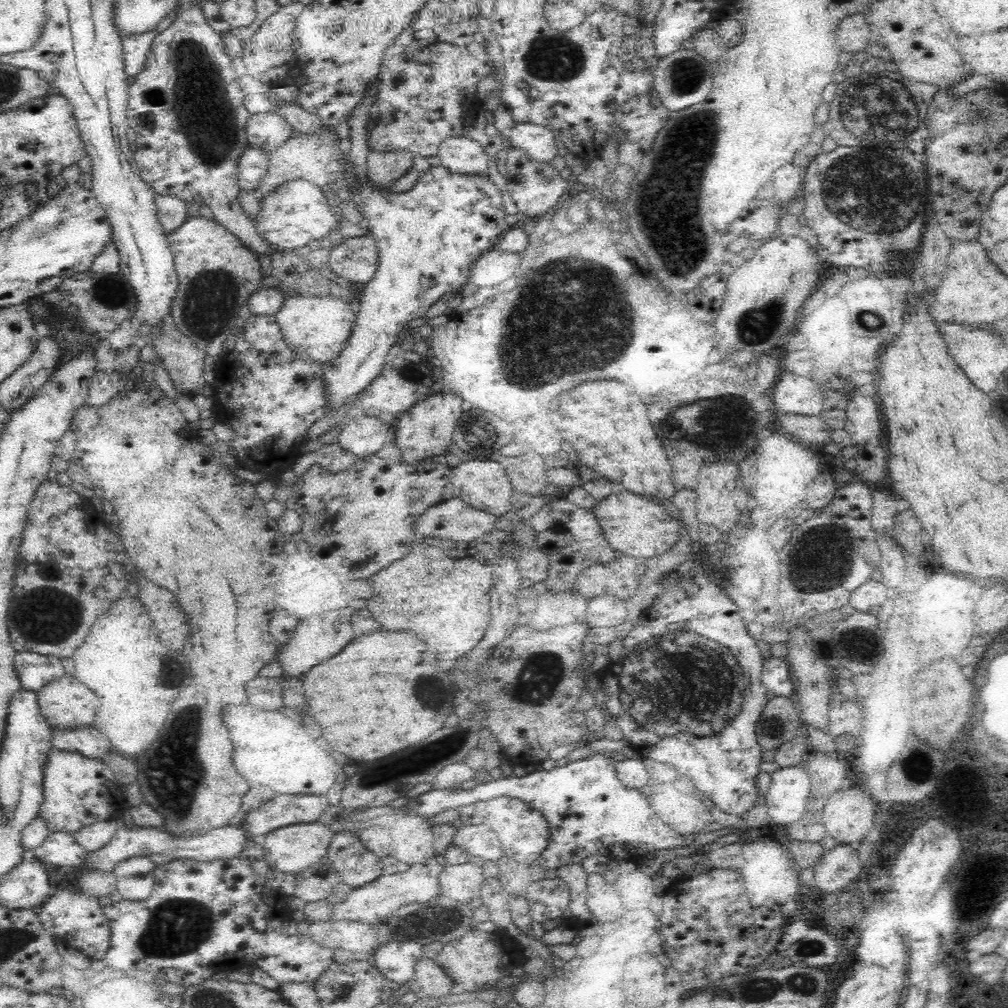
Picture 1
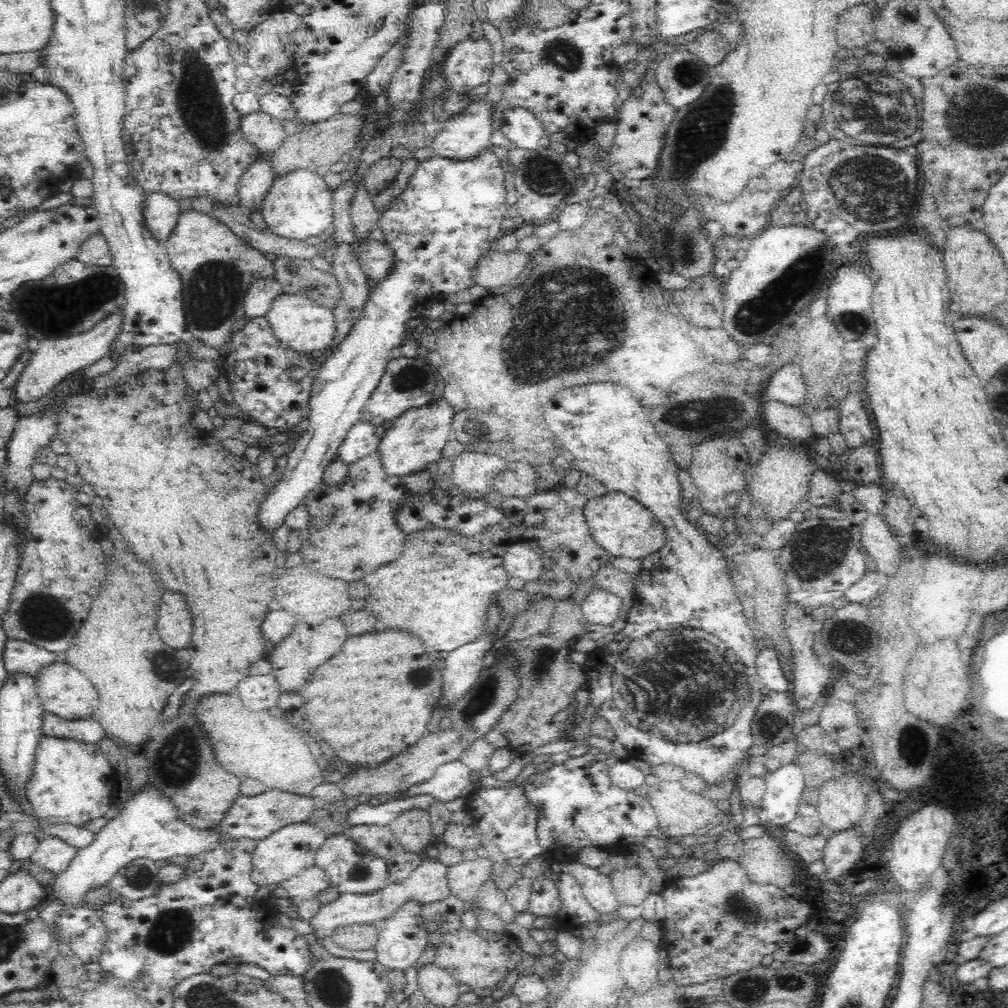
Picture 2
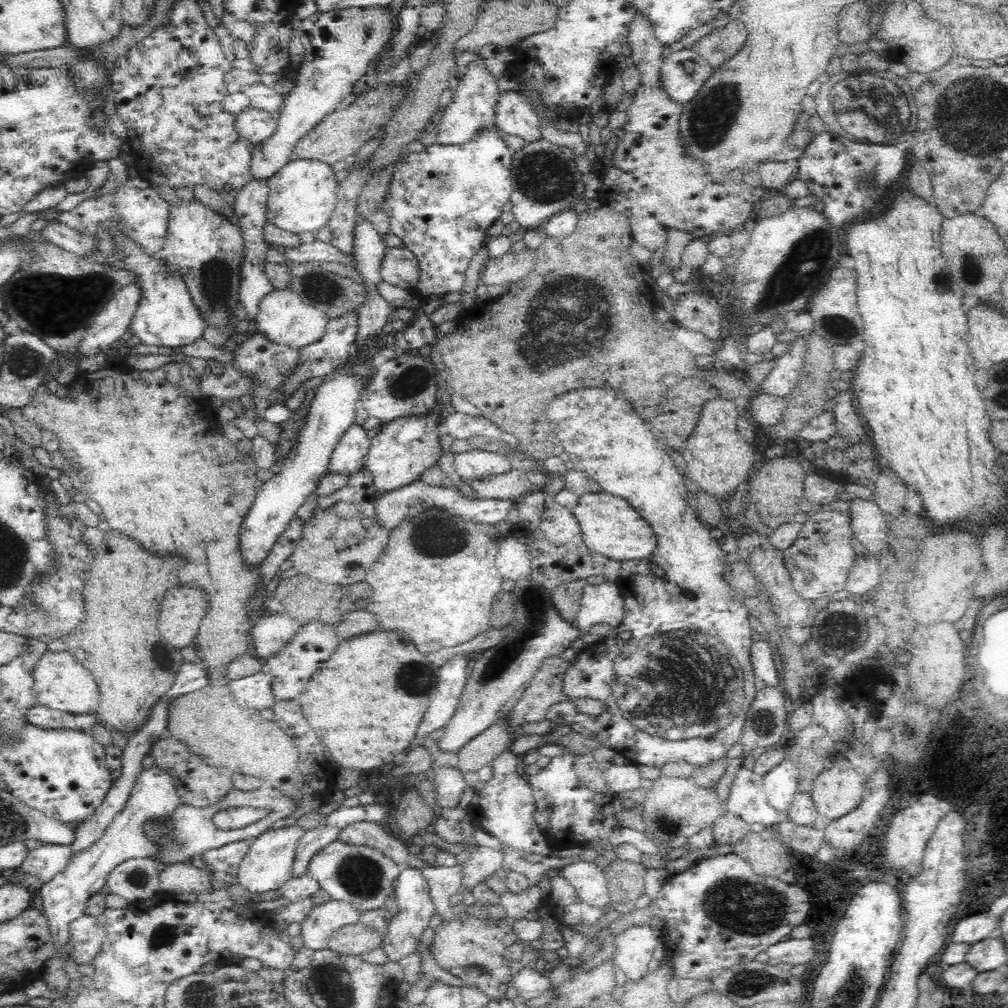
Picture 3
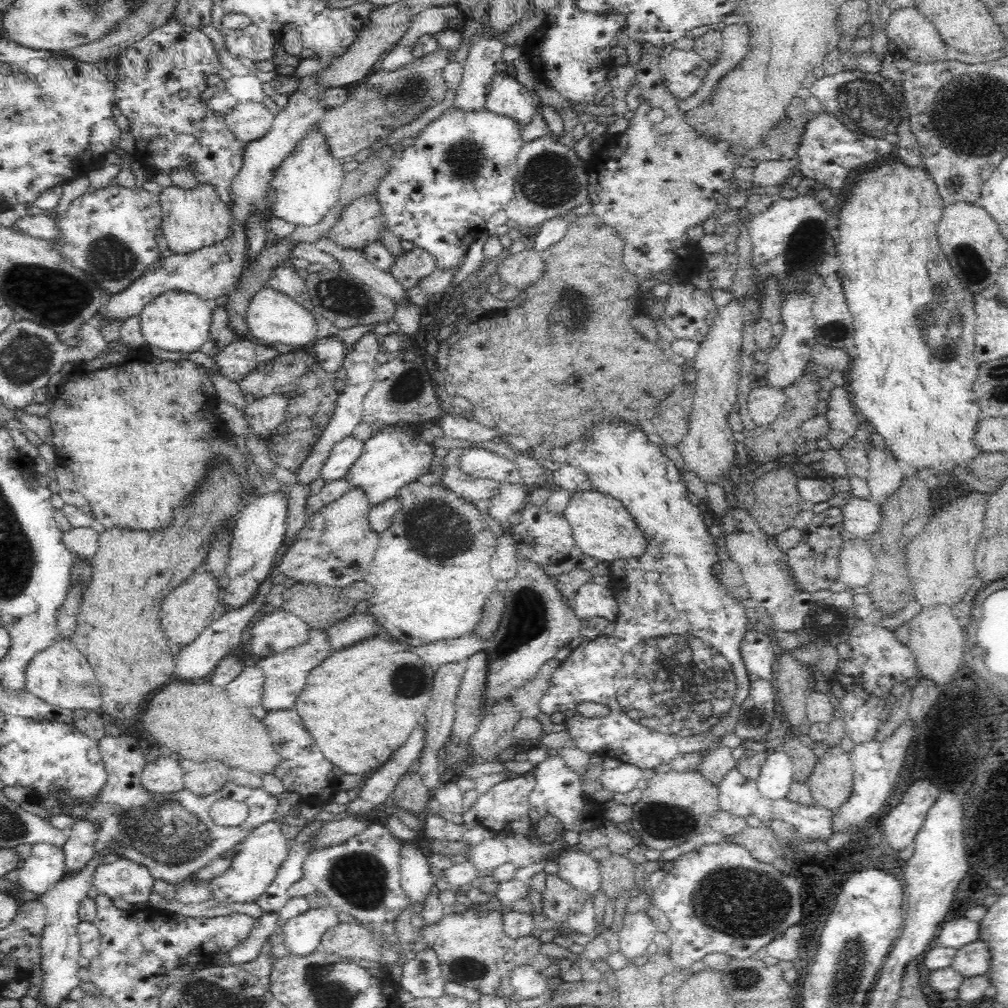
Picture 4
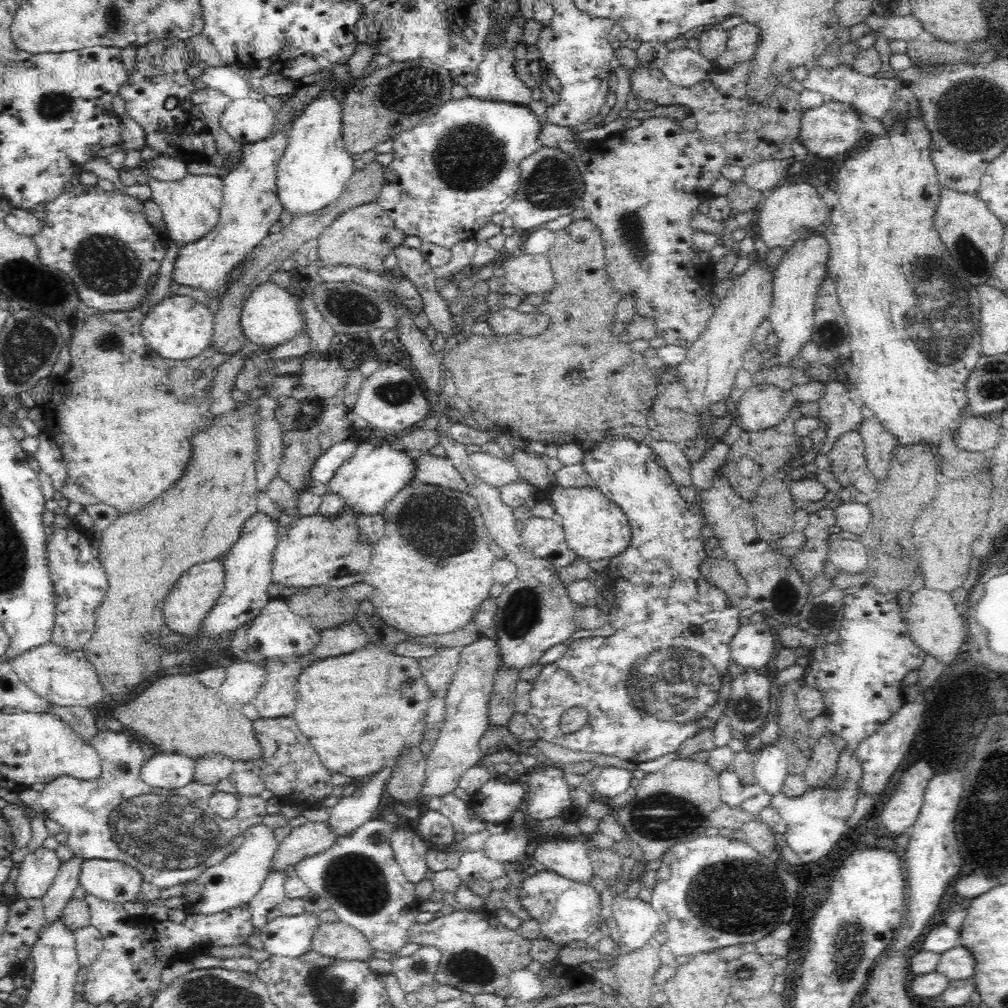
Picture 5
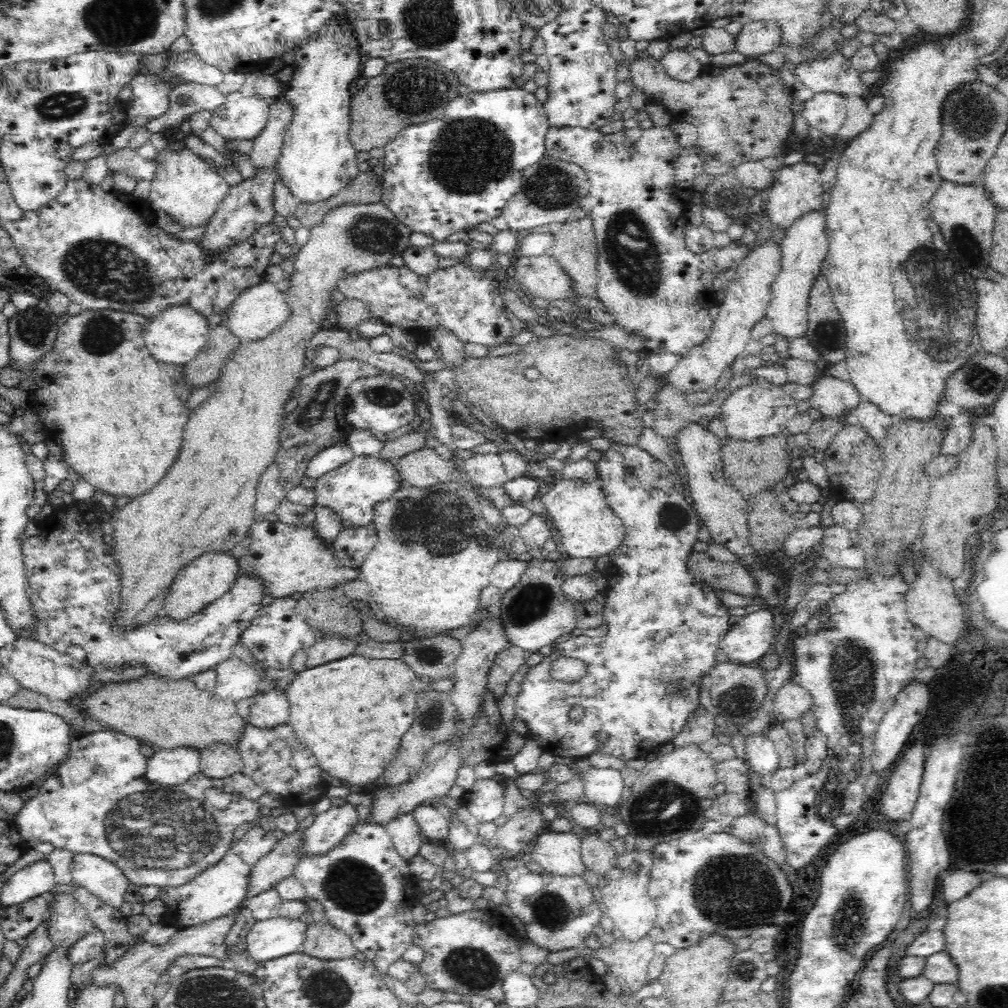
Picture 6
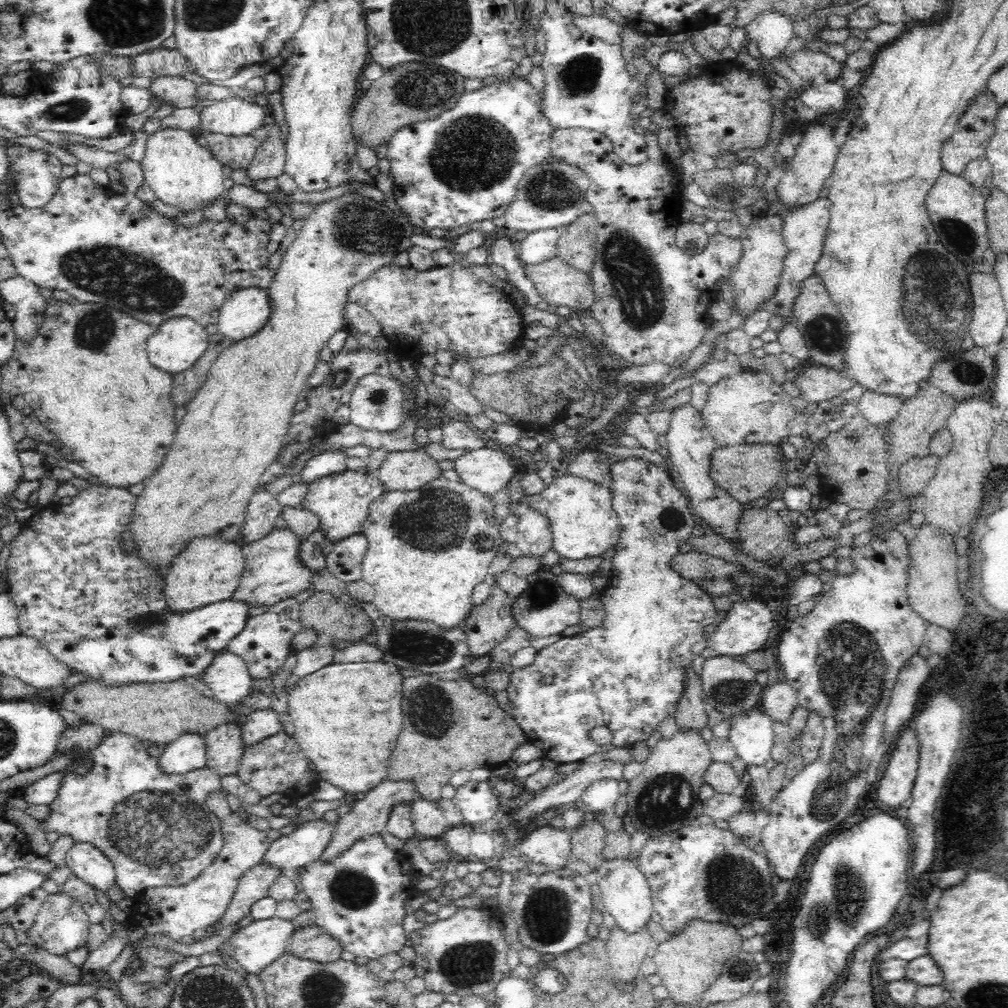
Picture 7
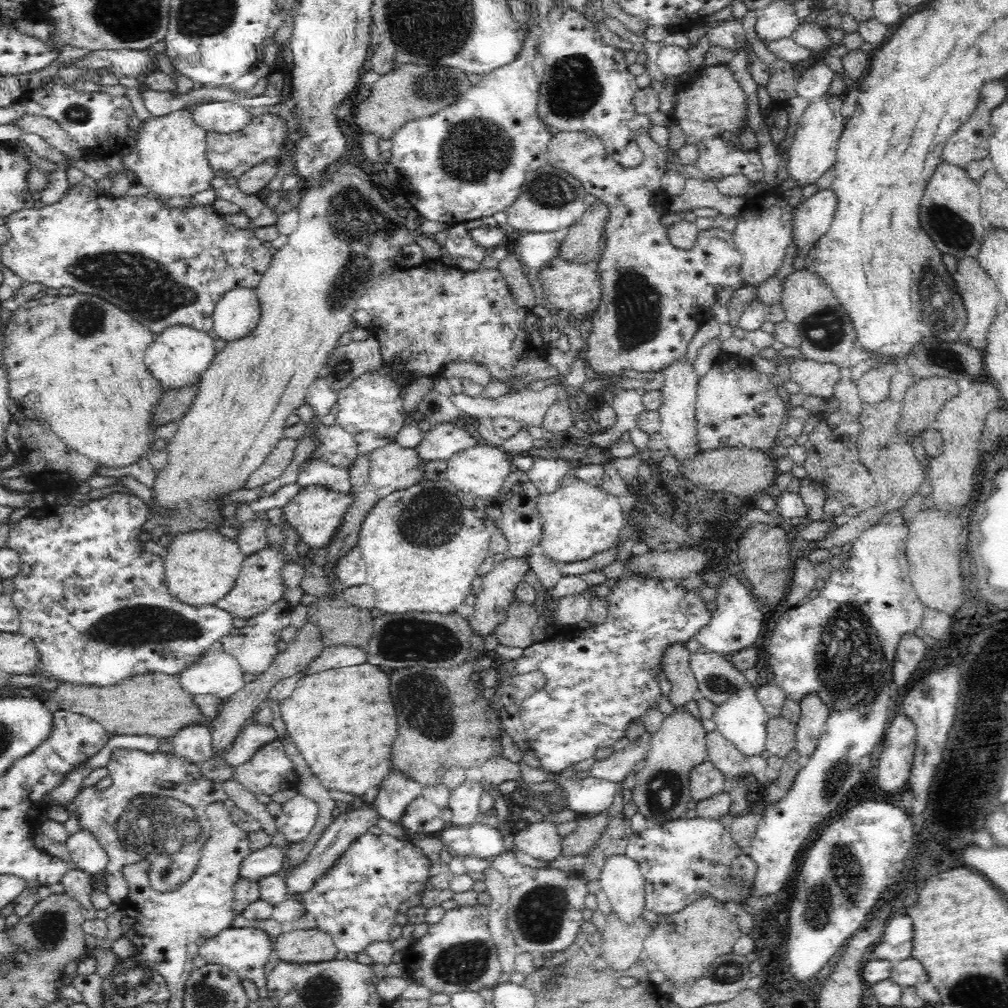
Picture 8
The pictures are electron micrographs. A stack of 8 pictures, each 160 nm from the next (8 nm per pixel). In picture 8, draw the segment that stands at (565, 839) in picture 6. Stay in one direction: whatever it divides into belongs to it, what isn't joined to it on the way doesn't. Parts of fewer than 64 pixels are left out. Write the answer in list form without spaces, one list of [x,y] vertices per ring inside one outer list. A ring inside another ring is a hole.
[[[547,818],[529,823],[522,830],[511,830],[509,834],[509,842],[513,850],[528,854],[546,864],[563,856],[562,840],[563,836],[560,836],[557,824]]]

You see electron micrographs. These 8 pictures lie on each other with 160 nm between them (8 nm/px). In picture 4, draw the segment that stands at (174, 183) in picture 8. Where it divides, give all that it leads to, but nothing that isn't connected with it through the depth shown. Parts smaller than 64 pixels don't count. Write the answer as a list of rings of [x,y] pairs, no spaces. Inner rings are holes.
[[[198,182],[196,188],[164,187],[159,194],[162,209],[161,229],[171,252],[184,254],[222,242],[231,233],[233,217],[211,184]]]

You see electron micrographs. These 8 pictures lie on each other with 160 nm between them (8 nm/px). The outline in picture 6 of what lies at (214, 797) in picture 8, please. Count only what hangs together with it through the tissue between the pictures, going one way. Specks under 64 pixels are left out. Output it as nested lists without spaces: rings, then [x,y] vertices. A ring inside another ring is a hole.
[[[103,727],[100,731],[88,733],[74,737],[71,742],[70,754],[66,762],[58,765],[56,771],[53,772],[39,787],[38,792],[33,797],[23,799],[23,807],[17,812],[14,818],[14,825],[19,830],[19,838],[27,843],[29,848],[43,842],[50,843],[56,849],[64,849],[74,854],[95,854],[106,860],[114,862],[118,868],[124,871],[124,875],[128,882],[137,884],[138,886],[160,886],[161,888],[176,888],[194,880],[199,874],[202,874],[207,868],[214,866],[231,848],[234,842],[234,830],[246,822],[258,823],[261,818],[261,805],[256,800],[240,796],[232,793],[232,800],[226,808],[216,808],[205,799],[205,792],[211,788],[223,788],[224,779],[214,779],[204,776],[201,772],[194,774],[190,780],[176,786],[166,786],[157,782],[148,782],[145,778],[147,767],[146,756],[140,753],[142,743],[137,738],[128,736],[120,731],[112,731],[110,728]]]

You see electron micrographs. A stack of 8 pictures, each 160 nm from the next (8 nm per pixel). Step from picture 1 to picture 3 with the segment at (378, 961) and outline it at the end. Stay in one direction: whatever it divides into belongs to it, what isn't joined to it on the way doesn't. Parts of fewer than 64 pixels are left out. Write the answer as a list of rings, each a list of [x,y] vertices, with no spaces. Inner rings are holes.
[[[407,866],[404,870],[401,870],[395,881],[395,897],[398,911],[391,918],[389,925],[386,926],[386,934],[381,941],[381,948],[388,956],[388,962],[398,962],[408,954],[417,953],[422,932],[428,928],[428,922],[435,913],[428,881],[421,875],[418,868]]]

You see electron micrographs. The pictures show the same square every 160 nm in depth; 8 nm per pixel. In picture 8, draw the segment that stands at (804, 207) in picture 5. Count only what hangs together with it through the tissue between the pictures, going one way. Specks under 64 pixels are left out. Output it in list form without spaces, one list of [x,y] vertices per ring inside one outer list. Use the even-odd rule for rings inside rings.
[[[844,94],[840,96],[824,96],[810,102],[800,118],[796,136],[789,148],[787,178],[794,178],[797,186],[804,188],[814,184],[824,172],[834,167],[837,158],[839,138],[845,128],[846,120],[841,115]]]

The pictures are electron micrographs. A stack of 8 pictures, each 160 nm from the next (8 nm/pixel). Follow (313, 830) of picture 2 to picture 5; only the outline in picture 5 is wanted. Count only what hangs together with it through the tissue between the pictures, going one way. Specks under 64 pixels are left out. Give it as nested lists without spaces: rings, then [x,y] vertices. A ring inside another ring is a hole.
[[[263,822],[244,830],[243,836],[245,841],[238,850],[230,853],[220,864],[207,868],[196,880],[188,882],[187,889],[182,892],[188,899],[183,910],[193,910],[203,915],[218,914],[241,904],[249,904],[256,896],[266,877],[271,874],[272,858],[279,843],[273,829]]]

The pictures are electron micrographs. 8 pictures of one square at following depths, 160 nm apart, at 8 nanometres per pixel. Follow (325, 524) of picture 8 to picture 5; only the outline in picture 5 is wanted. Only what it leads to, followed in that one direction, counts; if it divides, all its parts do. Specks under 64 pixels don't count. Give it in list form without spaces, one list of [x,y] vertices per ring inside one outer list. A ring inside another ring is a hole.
[[[396,436],[378,445],[372,439],[360,443],[354,454],[336,470],[332,480],[326,484],[326,492],[340,495],[344,499],[344,505],[356,511],[358,516],[382,513],[398,491],[414,479],[416,472],[414,457],[408,455],[408,451],[395,447],[395,439]]]

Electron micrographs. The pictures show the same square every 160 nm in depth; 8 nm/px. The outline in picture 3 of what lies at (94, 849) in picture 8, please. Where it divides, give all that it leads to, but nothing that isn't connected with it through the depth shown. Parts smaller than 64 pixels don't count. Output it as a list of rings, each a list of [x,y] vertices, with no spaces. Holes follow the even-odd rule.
[[[132,857],[122,861],[110,870],[106,878],[109,894],[118,894],[120,898],[131,904],[145,903],[155,900],[161,891],[156,861],[148,857]]]

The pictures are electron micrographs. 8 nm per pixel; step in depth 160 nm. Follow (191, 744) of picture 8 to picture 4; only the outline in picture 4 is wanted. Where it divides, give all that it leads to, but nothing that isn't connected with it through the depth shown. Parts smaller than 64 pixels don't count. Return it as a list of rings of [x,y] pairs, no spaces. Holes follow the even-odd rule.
[[[167,754],[158,755],[156,760],[146,763],[141,772],[141,783],[146,792],[154,795],[168,795],[184,789],[185,772]]]

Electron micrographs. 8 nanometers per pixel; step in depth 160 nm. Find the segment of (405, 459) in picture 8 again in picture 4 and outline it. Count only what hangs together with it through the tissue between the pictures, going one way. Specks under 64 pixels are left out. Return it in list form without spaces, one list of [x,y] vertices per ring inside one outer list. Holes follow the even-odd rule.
[[[452,465],[442,472],[442,486],[454,491],[458,496],[470,501],[492,498],[501,483],[489,478],[466,474],[459,465]]]

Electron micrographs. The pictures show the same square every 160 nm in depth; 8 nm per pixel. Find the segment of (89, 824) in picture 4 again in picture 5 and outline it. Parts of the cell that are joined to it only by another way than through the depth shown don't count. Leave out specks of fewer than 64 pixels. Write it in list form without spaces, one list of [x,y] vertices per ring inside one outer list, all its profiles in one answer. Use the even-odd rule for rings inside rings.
[[[73,855],[68,862],[61,863],[59,873],[56,875],[52,886],[41,898],[44,903],[44,915],[46,915],[46,922],[44,922],[42,929],[50,926],[62,915],[66,903],[73,898],[72,892],[80,884],[82,862],[84,859]]]

